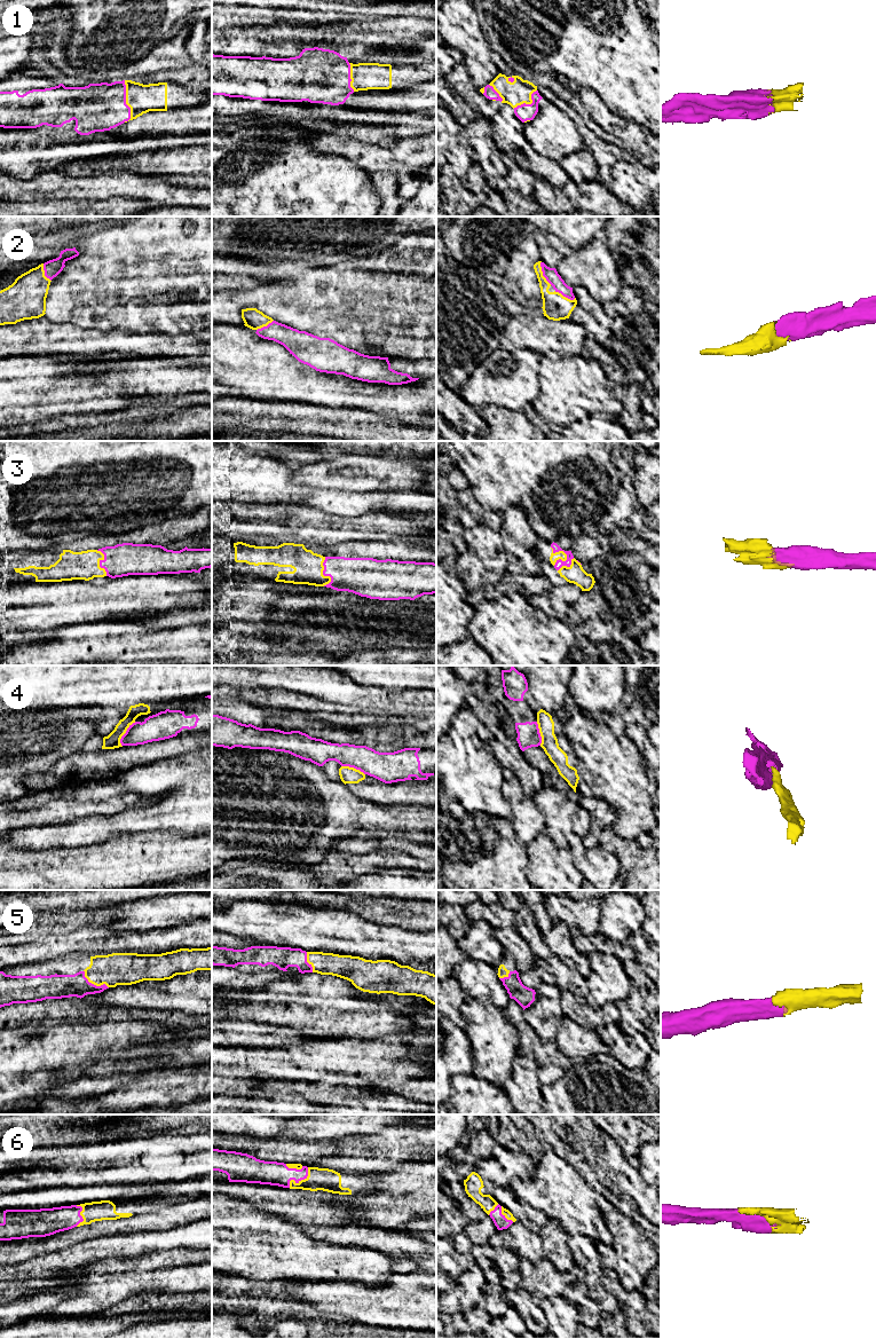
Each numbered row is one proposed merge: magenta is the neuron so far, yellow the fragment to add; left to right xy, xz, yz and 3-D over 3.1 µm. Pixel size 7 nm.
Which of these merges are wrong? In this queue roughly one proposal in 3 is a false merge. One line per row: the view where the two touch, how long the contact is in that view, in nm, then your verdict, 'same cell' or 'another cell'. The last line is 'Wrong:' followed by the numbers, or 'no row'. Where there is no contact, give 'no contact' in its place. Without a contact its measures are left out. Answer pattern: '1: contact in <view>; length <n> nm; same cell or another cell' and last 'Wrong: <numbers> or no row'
1: contact in xy; length 300 nm; same cell
2: contact in yz; length 180 nm; same cell
3: contact in yz; length 150 nm; same cell
4: contact in xy; length 200 nm; another cell
5: contact in xy; length 220 nm; same cell
6: contact in xz; length 200 nm; same cell
Wrong: 4

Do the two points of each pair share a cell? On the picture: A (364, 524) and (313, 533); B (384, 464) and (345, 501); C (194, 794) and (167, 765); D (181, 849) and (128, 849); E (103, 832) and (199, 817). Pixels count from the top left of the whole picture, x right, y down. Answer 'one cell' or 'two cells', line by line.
A: one cell
B: two cells
C: two cells
D: one cell
E: one cell

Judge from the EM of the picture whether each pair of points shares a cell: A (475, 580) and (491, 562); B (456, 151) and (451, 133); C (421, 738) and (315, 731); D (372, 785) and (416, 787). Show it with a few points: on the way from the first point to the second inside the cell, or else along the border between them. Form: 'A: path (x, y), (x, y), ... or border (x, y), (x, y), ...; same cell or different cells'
A: border (467, 550), (473, 552), (487, 569); different cells
B: path (455, 147), (451, 138); same cell
C: path (395, 737), (341, 735); same cell
D: path (383, 790), (405, 790); same cell

